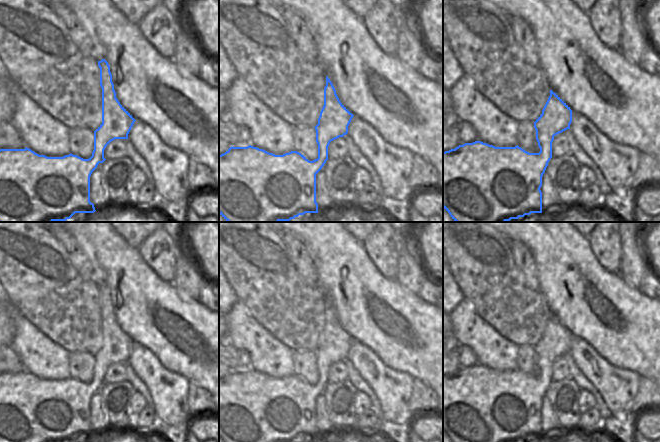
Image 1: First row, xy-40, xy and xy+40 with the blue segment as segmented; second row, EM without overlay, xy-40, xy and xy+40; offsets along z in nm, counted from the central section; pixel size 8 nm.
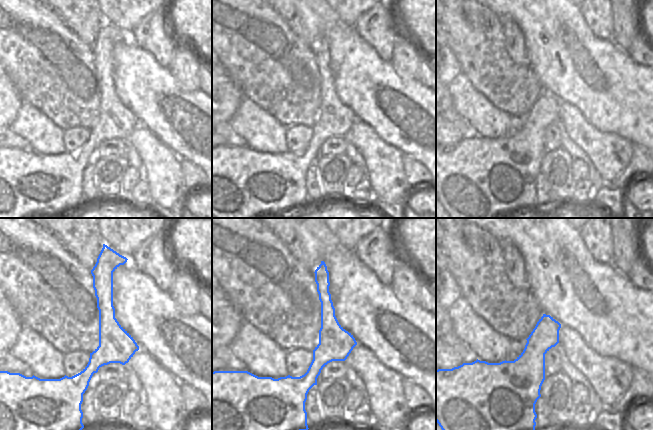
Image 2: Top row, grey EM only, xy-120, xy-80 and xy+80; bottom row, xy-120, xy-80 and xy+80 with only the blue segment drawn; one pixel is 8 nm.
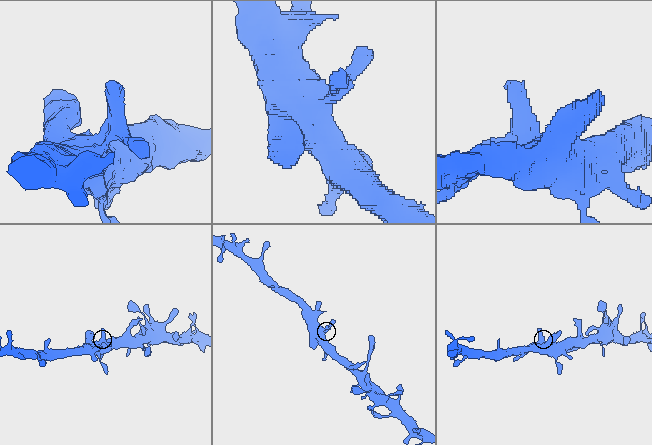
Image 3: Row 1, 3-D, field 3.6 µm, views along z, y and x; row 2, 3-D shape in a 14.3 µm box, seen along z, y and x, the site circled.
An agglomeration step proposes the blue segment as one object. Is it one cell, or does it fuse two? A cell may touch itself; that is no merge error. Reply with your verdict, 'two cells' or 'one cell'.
one cell

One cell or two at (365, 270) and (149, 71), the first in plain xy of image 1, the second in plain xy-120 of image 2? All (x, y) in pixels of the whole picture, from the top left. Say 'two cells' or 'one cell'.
one cell

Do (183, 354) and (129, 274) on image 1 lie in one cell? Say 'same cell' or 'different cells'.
same cell

